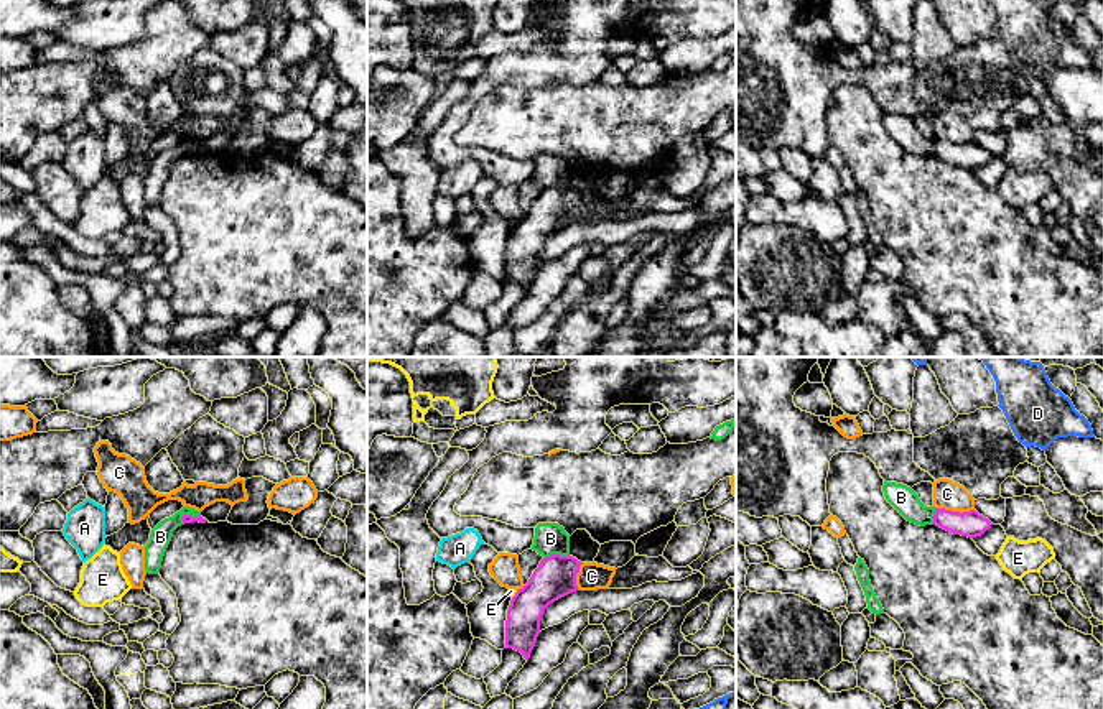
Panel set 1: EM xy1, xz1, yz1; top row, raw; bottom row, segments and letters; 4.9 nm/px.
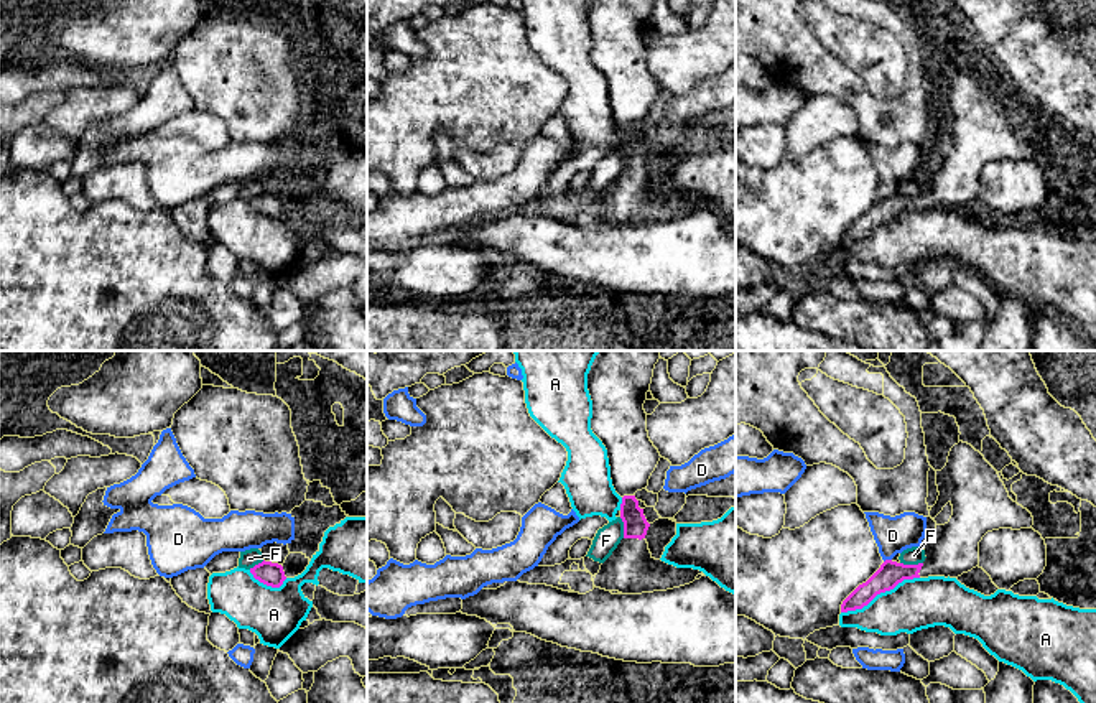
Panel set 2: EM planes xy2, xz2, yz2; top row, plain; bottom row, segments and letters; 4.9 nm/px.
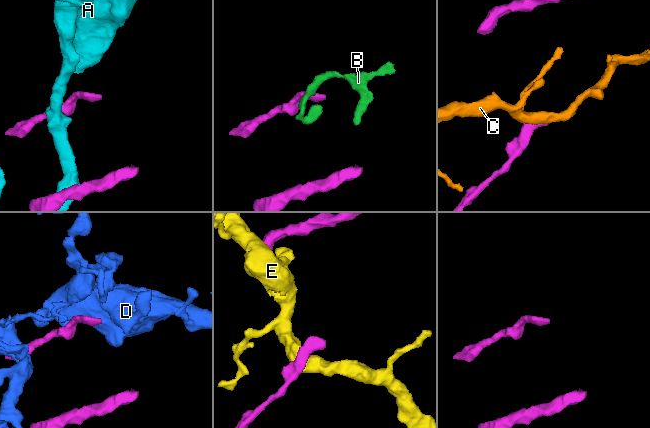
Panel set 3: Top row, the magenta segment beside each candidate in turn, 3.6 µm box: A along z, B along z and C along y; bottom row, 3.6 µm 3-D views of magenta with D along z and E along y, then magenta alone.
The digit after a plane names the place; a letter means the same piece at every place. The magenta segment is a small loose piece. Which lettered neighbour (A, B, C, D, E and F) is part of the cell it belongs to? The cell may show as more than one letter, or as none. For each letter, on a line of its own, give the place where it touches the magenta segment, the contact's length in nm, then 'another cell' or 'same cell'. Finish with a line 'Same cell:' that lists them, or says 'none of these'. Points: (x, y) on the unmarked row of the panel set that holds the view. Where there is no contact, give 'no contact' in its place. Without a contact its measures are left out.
A: meets magenta in yz2 at (879, 224); contact 420 nm long; another cell
B: meets magenta in xz1 at (555, 186); contact 130 nm long; another cell
C: meets magenta in yz1 at (955, 143); contact 190 nm long; another cell
D: meets magenta in yz2 at (887, 191); contact 40 nm long; another cell
E: meets magenta in xz1 at (516, 226); contact 50 nm long; another cell
F: meets magenta in yz2 at (912, 196); contact 110 nm long; another cell
Same cell: none of these

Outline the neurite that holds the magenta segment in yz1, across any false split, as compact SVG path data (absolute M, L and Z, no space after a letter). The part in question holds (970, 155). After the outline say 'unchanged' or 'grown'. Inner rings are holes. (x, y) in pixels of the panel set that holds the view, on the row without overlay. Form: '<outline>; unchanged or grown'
M935 140L933 155L953 166L968 168L971 171L981 168L993 156L976 141L960 145L945 140Z; unchanged

